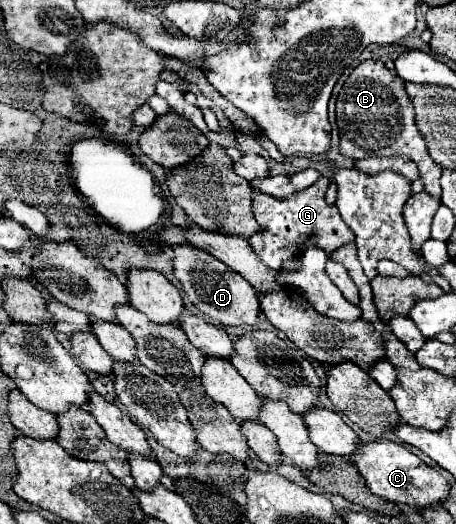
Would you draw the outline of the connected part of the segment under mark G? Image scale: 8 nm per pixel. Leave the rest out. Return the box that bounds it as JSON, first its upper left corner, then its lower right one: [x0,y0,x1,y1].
[249,177,355,271]

